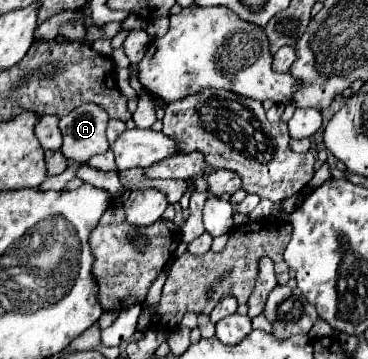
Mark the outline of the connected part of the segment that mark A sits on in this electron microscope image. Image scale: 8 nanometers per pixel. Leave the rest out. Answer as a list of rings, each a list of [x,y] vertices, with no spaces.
[[[80,105],[58,121],[64,137],[60,151],[66,155],[68,165],[84,165],[90,157],[110,149],[106,123],[108,113],[98,105]]]

